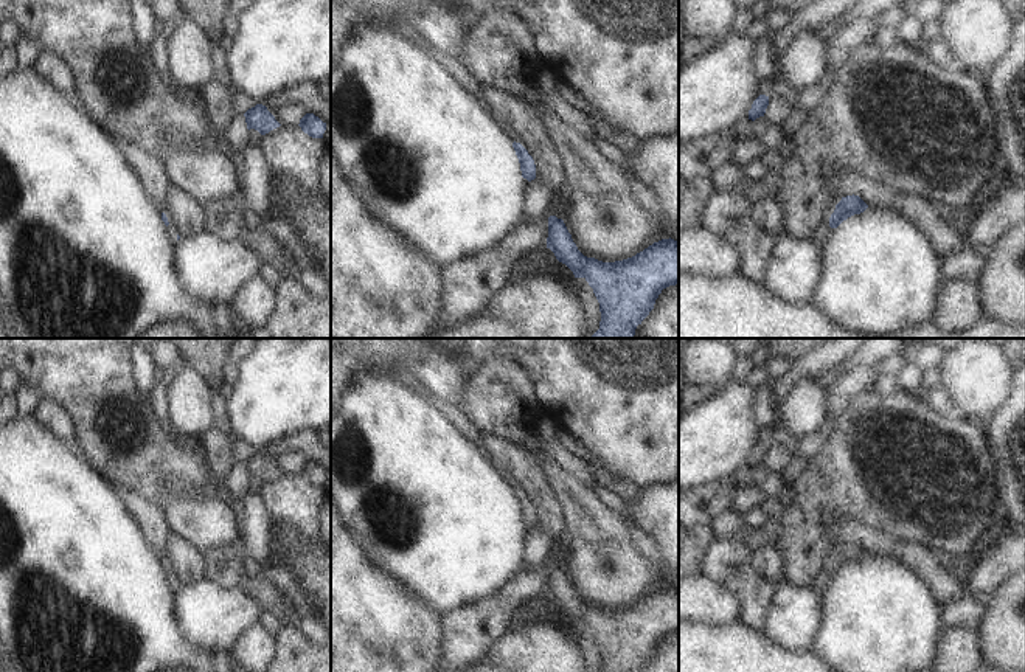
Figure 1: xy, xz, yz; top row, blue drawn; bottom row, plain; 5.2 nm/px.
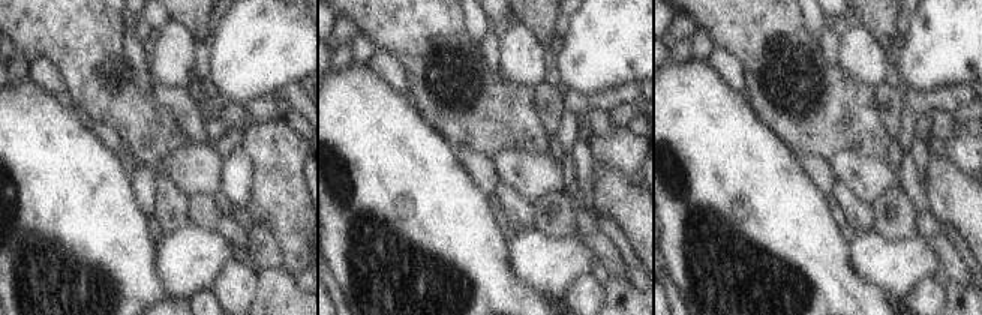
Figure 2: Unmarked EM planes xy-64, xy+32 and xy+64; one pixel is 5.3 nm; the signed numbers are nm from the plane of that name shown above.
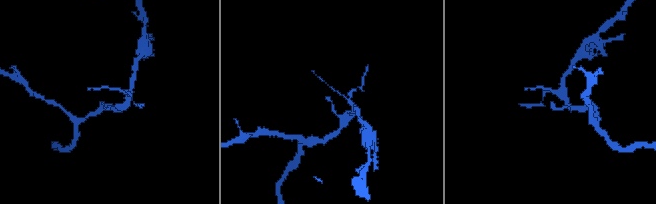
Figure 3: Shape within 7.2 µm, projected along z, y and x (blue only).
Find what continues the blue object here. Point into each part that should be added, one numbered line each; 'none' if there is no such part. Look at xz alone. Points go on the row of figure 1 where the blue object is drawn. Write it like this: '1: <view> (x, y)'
none

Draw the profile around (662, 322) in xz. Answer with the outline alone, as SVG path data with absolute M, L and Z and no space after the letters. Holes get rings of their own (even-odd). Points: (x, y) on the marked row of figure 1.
M679 284L662 290L634 338L679 338Z

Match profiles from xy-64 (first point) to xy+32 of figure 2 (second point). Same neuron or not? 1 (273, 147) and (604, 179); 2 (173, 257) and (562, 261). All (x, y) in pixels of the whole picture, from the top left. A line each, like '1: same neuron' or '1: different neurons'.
1: different neurons
2: same neuron

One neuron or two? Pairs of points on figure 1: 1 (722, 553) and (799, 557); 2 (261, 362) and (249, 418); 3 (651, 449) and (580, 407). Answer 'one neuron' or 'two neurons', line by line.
1: two neurons
2: one neuron
3: one neuron

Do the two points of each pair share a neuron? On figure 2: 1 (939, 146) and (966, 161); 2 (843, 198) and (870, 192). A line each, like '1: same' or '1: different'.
1: same
2: different

